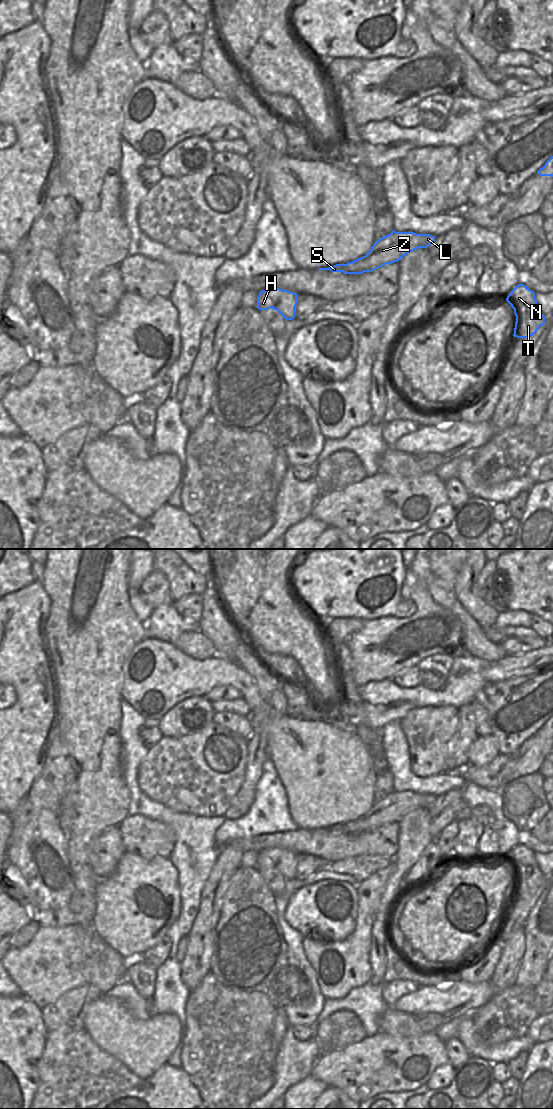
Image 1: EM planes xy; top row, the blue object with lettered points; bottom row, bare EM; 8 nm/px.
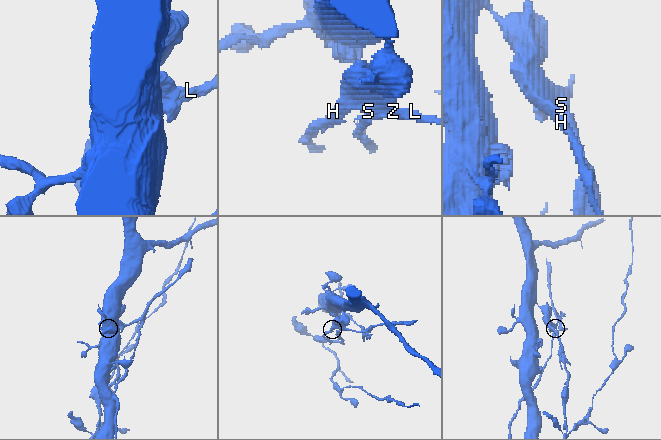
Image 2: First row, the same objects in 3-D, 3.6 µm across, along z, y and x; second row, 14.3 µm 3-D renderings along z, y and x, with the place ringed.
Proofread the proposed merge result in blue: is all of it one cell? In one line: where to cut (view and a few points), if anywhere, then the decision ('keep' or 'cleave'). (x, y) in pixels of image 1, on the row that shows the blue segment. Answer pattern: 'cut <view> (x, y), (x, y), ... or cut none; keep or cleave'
cut xy (346, 264), (342, 271); cleave

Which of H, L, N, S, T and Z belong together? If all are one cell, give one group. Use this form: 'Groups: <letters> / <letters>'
Groups: H S / L N T Z

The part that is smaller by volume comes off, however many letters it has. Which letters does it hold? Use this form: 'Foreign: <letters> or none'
Foreign: L, N, T, Z

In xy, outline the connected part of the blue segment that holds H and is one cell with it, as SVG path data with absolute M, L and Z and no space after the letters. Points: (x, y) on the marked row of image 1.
M268 288L259 292L257 308L259 310L276 310L285 320L295 318L298 294L280 288Z

